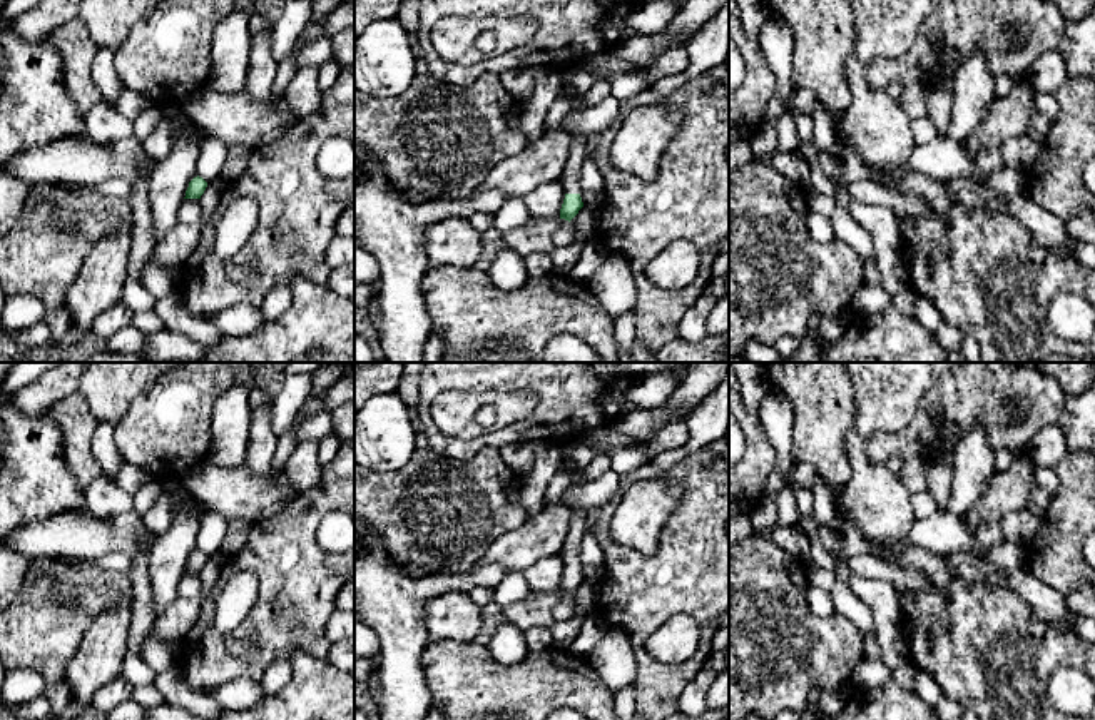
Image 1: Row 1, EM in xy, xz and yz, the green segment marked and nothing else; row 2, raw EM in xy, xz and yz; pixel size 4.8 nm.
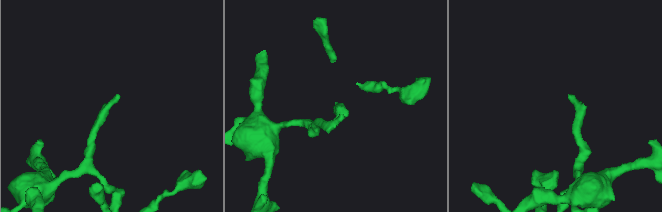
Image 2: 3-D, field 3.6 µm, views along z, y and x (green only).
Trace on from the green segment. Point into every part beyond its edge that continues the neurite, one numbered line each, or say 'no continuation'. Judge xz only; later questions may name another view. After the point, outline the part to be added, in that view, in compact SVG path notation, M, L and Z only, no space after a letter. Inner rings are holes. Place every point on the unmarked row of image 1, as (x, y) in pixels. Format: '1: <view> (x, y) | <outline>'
1: xz (570, 552) | M572 505L570 528L565 536L562 551L558 553L565 568L580 568L580 546L587 531L587 520L578 505Z

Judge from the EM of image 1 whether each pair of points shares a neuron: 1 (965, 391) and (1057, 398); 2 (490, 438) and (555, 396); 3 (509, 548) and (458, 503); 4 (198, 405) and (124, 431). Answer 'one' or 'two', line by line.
1: one
2: one
3: two
4: one

